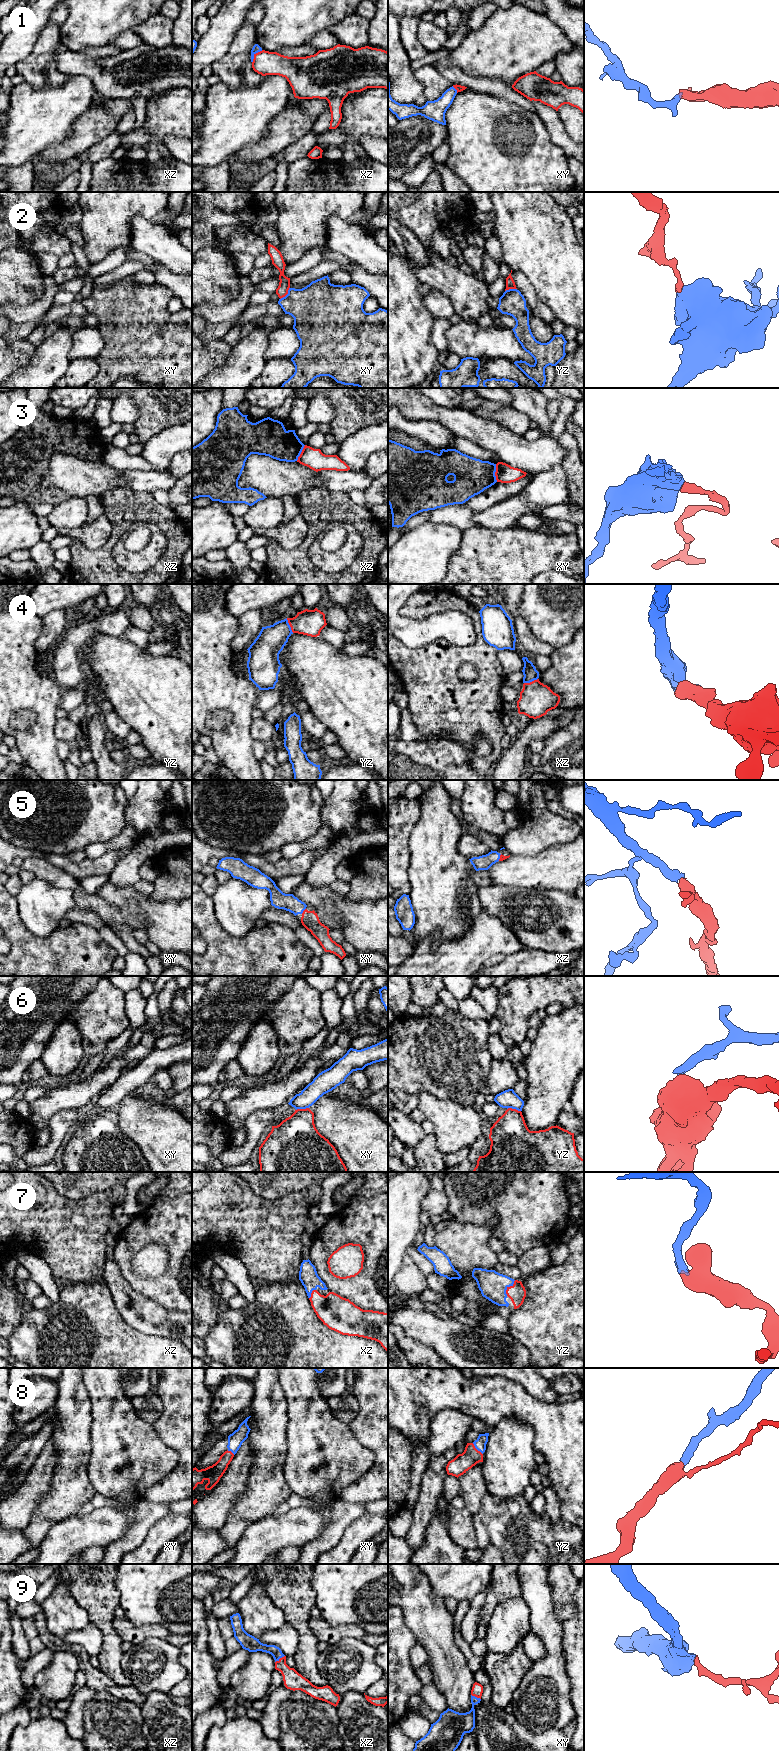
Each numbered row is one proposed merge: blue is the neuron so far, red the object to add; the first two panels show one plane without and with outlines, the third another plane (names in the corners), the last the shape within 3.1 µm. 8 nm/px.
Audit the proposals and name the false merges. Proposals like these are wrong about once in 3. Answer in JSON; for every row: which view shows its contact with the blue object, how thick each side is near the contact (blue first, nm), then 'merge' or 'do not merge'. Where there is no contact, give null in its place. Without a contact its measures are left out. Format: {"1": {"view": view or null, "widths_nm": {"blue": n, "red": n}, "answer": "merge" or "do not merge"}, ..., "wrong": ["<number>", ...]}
{"1": {"view": "xz", "widths_nm": {"blue": 70, "red": 190}, "answer": "merge"}, "2": {"view": "xy", "widths_nm": {"blue": 380, "red": 90}, "answer": "do not merge"}, "3": {"view": "xy", "widths_nm": {"blue": 300, "red": 150}, "answer": "do not merge"}, "4": {"view": "yz", "widths_nm": {"blue": 220, "red": 200}, "answer": "merge"}, "5": {"view": "xy", "widths_nm": {"blue": 140, "red": 140}, "answer": "merge"}, "6": {"view": "yz", "widths_nm": {"blue": 140, "red": 320}, "answer": "do not merge"}, "7": {"view": "yz", "widths_nm": {"blue": 220, "red": 140}, "answer": "merge"}, "8": {"view": "yz", "widths_nm": {"blue": 100, "red": 150}, "answer": "merge"}, "9": {"view": "xz", "widths_nm": {"blue": 120, "red": 150}, "answer": "merge"}, "wrong": ["2", "3", "6"]}

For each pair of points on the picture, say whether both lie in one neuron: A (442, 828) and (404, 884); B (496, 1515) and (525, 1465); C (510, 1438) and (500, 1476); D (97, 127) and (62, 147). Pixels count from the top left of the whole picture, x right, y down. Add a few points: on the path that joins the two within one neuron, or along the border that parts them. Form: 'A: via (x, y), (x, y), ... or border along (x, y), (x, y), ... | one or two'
A: border along (411, 855), (408, 868), (410, 891), (407, 894) | two
B: border along (487, 1491), (501, 1498), (513, 1498), (522, 1494) | two
C: via (510, 1447), (507, 1467) | one
D: via (88, 132), (71, 147) | one

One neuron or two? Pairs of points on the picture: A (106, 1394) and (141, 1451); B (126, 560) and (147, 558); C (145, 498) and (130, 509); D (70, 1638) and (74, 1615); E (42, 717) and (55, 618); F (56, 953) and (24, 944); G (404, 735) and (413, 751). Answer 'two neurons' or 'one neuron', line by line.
A: one neuron
B: one neuron
C: one neuron
D: two neurons
E: two neurons
F: one neuron
G: two neurons

